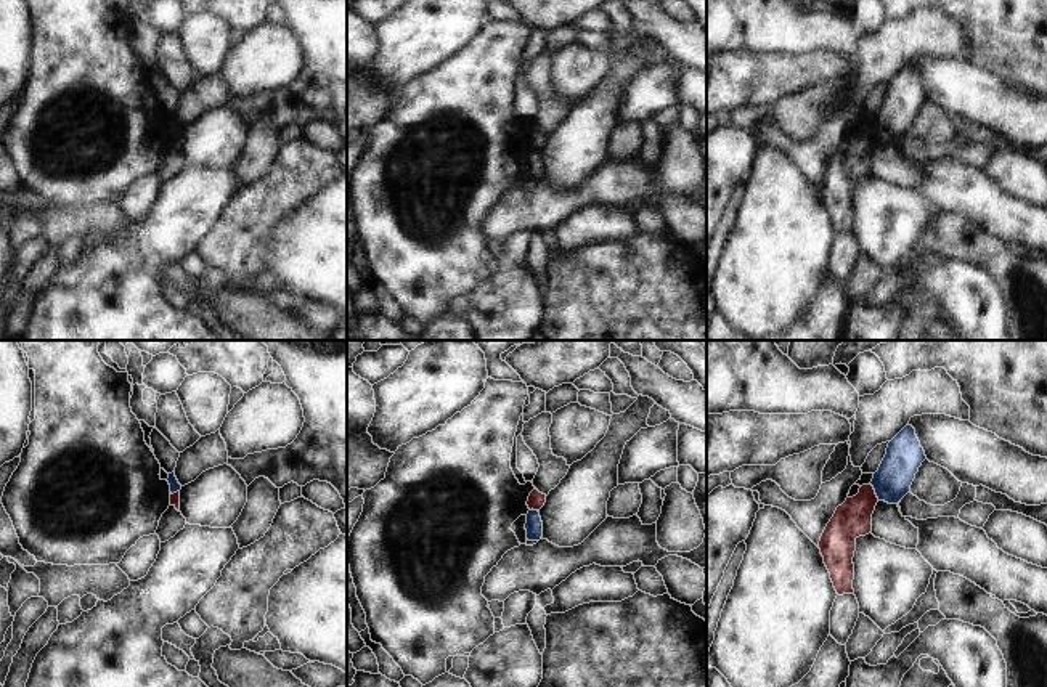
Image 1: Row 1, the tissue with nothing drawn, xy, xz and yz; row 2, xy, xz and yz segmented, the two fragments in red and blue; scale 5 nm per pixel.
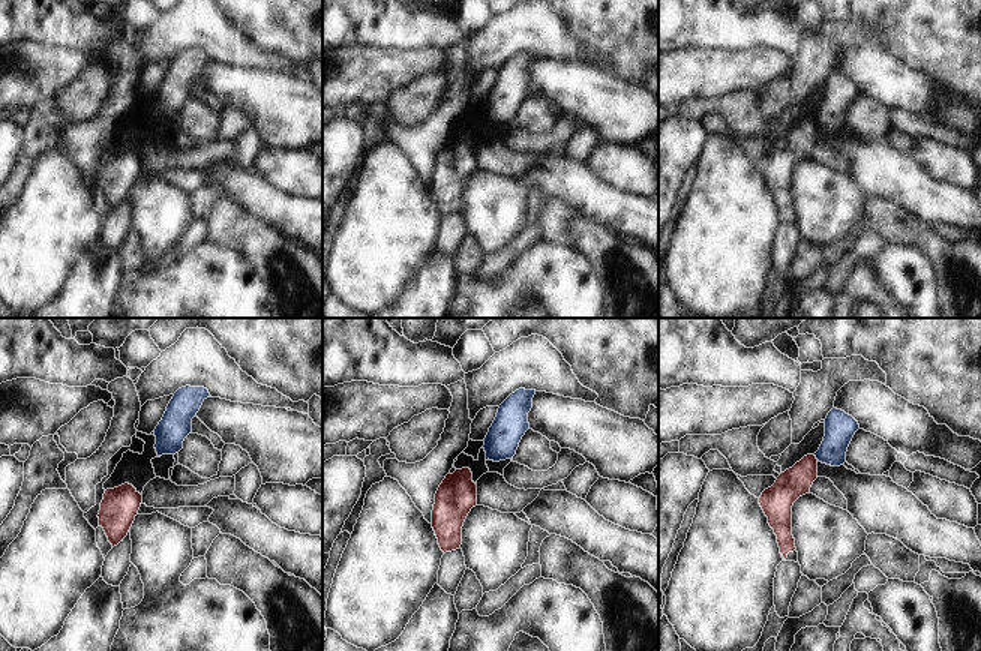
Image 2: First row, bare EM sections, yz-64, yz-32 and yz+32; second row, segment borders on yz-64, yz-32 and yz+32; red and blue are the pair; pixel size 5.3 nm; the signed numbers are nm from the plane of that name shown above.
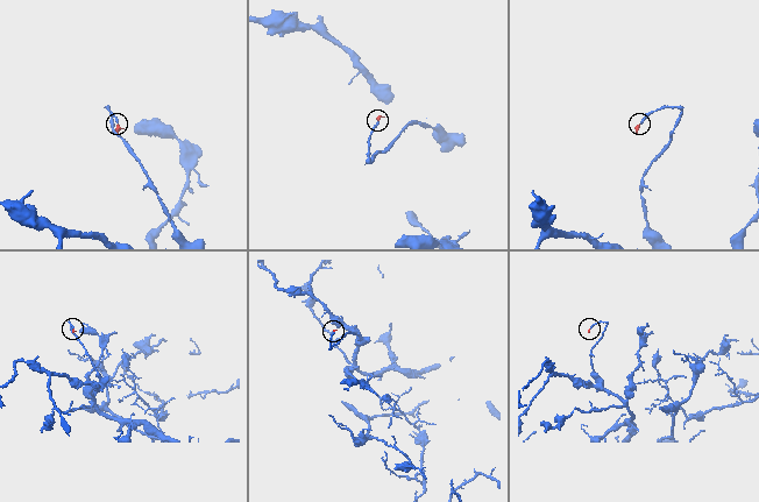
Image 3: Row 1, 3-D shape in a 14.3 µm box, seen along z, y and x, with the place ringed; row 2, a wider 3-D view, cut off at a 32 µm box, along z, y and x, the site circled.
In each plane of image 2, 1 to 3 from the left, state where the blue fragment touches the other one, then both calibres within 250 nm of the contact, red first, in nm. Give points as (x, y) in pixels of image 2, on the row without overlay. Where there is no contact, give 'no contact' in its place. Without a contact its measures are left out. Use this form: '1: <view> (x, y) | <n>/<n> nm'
1: no contact
2: no contact
3: yz+32 (815, 122) | 160/160 nm

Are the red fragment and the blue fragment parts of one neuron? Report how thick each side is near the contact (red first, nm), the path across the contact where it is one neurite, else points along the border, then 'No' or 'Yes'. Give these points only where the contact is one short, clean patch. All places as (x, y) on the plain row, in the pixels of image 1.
Thickness 190 nm (red) against 190 nm. Boundary: yz (871, 124), (879, 140). No.

